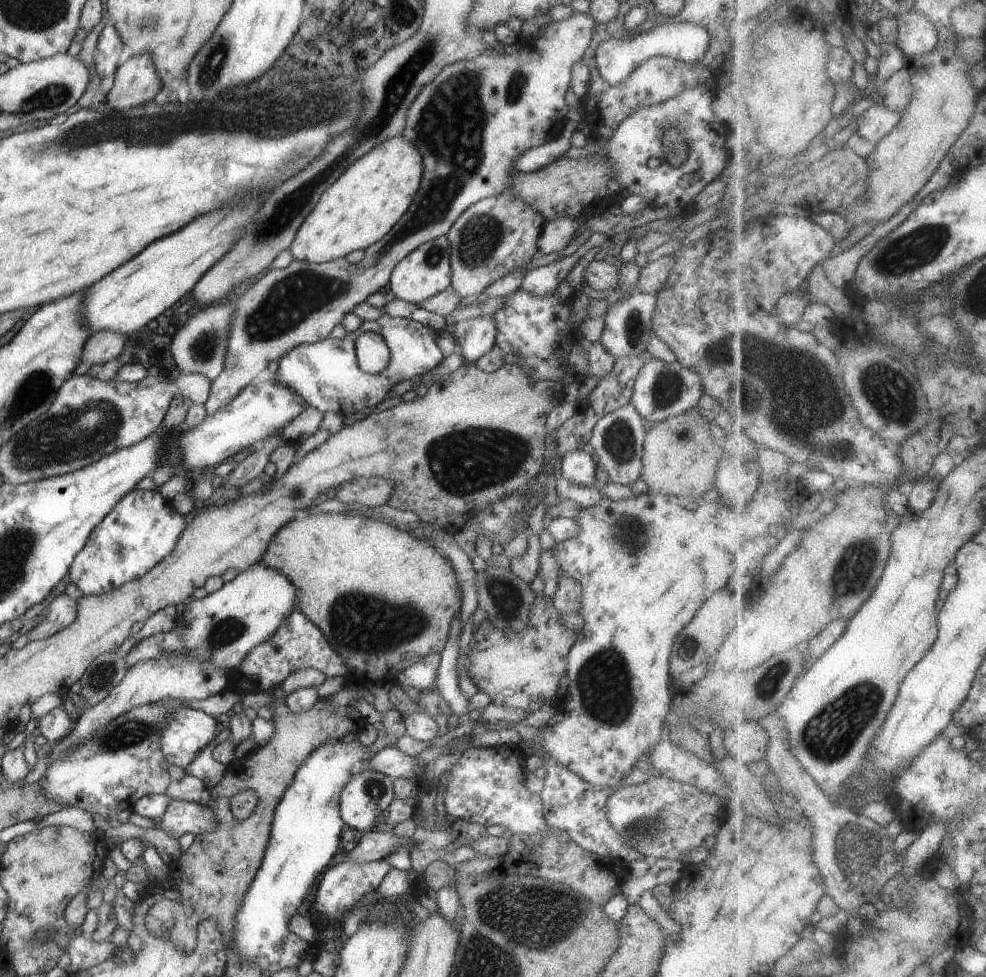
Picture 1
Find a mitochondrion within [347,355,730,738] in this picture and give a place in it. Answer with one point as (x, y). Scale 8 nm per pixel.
(462, 464)

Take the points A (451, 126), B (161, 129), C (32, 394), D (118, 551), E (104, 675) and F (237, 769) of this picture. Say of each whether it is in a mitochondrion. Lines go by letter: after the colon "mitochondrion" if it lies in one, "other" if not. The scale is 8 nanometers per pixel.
A: mitochondrion
B: mitochondrion
C: mitochondrion
D: mitochondrion
E: mitochondrion
F: other

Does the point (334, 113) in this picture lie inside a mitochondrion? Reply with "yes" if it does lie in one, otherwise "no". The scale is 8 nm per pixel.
yes

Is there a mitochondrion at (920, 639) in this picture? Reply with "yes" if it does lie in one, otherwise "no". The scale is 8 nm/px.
no

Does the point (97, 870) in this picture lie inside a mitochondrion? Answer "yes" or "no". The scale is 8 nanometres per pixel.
no

